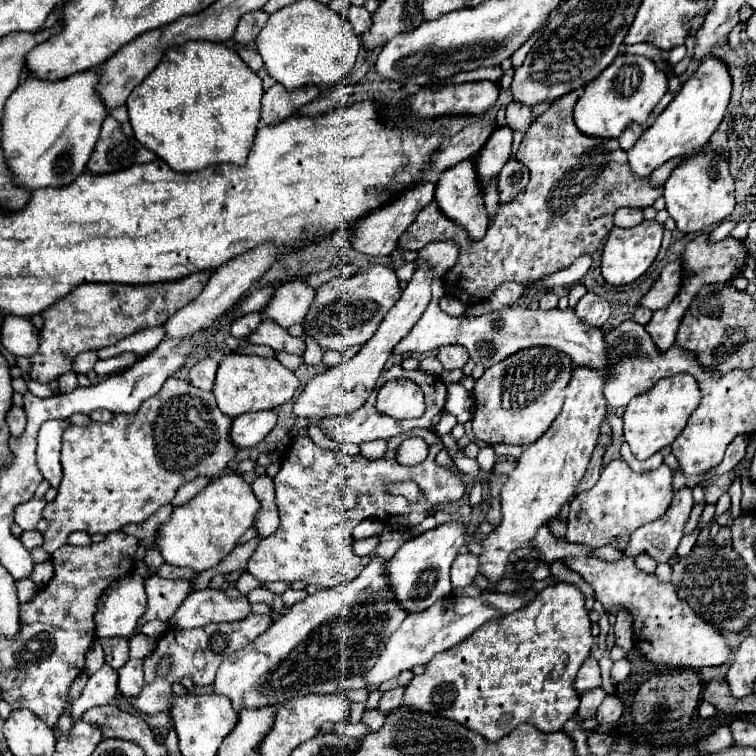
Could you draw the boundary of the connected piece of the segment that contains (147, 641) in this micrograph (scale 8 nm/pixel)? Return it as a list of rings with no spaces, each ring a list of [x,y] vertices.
[[[142,632],[134,634],[130,638],[130,658],[144,658],[154,650],[154,644],[156,644],[156,638],[150,638]]]

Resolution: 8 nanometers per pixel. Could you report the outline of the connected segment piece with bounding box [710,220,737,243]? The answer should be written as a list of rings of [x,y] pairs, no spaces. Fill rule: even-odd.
[[[725,220],[719,226],[717,226],[710,234],[710,242],[718,242],[727,237],[731,230],[737,225],[735,221]]]

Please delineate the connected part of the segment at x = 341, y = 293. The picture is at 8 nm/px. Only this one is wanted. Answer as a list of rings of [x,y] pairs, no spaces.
[[[376,264],[370,268],[360,268],[354,276],[334,278],[316,290],[314,302],[302,320],[304,336],[314,338],[322,350],[336,350],[344,354],[350,346],[362,346],[370,340],[386,312],[396,304],[398,296],[398,278],[390,266]]]

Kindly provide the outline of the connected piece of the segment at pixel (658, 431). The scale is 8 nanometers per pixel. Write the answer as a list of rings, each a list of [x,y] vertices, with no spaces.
[[[682,372],[662,378],[650,392],[636,396],[624,412],[624,438],[638,460],[646,460],[664,446],[670,446],[684,430],[686,420],[700,404],[700,392],[694,376]]]

